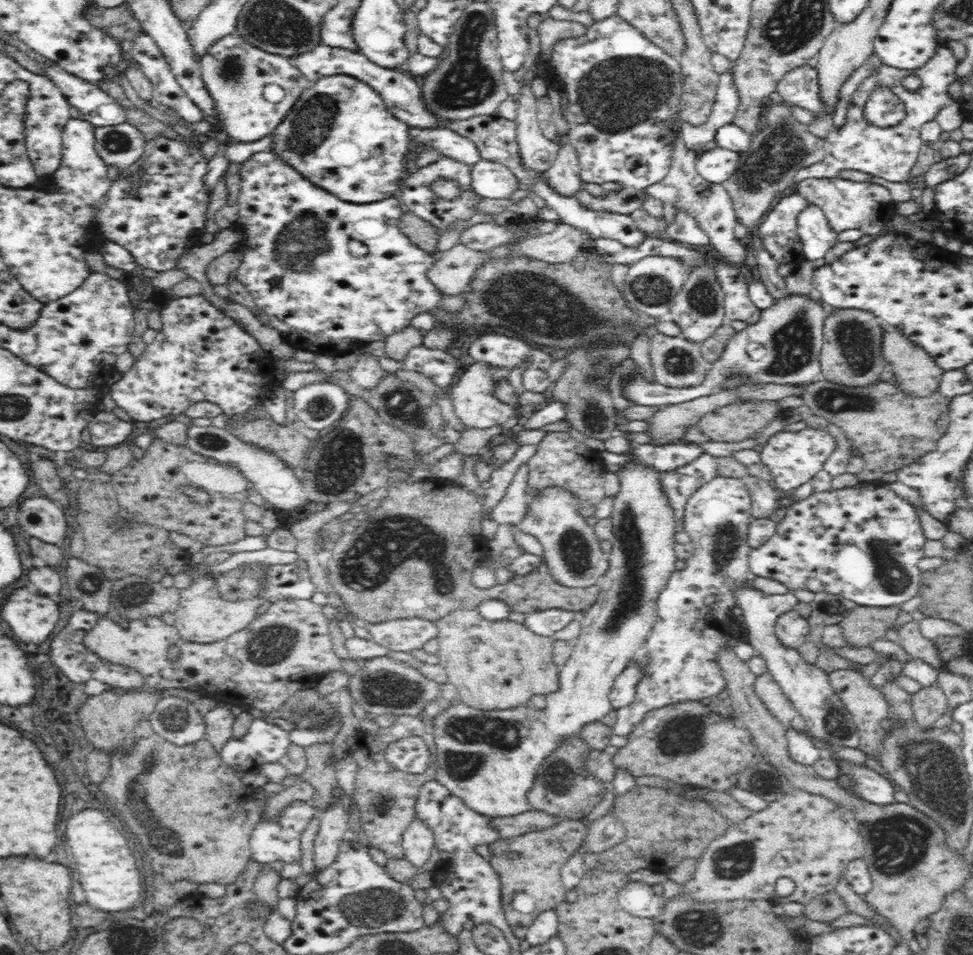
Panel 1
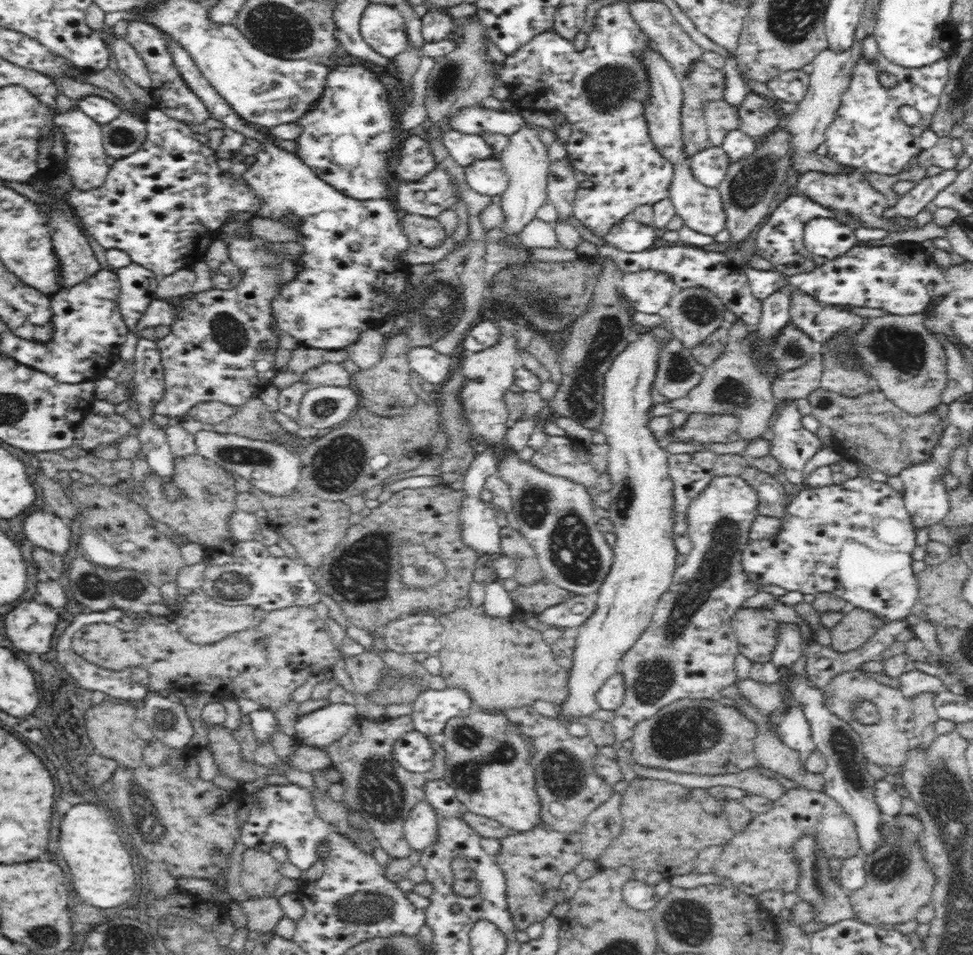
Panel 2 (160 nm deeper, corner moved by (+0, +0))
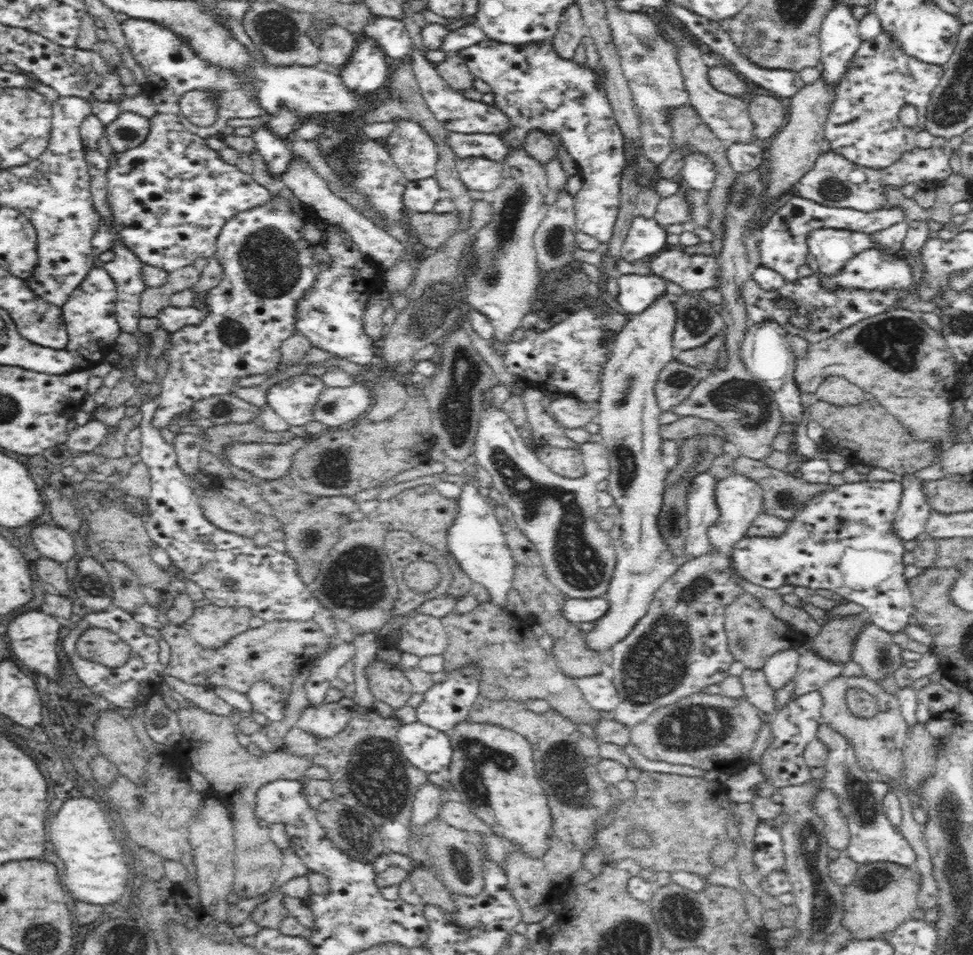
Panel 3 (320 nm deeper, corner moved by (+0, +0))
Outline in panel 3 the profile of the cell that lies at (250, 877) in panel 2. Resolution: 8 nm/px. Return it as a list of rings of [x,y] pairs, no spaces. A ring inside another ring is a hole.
[[[192,703],[182,704],[175,713],[179,719],[181,730],[184,732],[184,740],[187,740],[194,747],[188,754],[190,762],[193,763],[192,768],[200,772],[209,783],[209,787],[214,788],[222,795],[224,801],[229,805],[229,813],[233,822],[234,841],[234,882],[232,882],[232,891],[237,893],[240,899],[253,898],[264,894],[272,887],[283,863],[282,850],[271,840],[269,824],[255,815],[257,791],[262,786],[278,780],[299,781],[304,776],[304,772],[314,765],[312,759],[307,756],[291,755],[286,753],[284,749],[262,754],[262,756],[257,751],[252,752],[254,748],[250,746],[250,739],[244,738],[242,740],[242,742],[248,740],[246,745],[239,744],[236,736],[236,731],[239,730],[239,727],[236,726],[236,721],[228,715],[207,713],[198,705]]]

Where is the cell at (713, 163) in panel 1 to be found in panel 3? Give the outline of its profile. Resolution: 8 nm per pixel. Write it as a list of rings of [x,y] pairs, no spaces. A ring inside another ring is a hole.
[[[692,153],[684,157],[683,167],[679,173],[683,184],[689,188],[708,192],[717,182],[719,167],[701,153]]]

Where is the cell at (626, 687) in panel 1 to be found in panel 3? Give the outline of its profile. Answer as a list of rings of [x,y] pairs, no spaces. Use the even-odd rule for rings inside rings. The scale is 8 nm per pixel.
[[[604,675],[575,678],[574,682],[582,691],[588,704],[596,710],[613,711],[620,703],[614,683]]]

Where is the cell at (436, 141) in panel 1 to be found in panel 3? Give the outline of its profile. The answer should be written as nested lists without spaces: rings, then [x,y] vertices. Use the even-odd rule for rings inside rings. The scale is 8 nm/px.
[[[449,132],[449,144],[460,159],[480,157],[502,162],[514,152],[502,138],[494,134],[470,134]]]

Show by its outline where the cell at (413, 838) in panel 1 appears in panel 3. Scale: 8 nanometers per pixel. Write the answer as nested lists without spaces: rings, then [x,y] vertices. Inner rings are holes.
[[[431,782],[419,787],[415,794],[412,814],[410,816],[411,825],[423,825],[432,819],[438,818],[438,809],[442,802],[442,794],[445,794],[442,787],[433,785]]]

